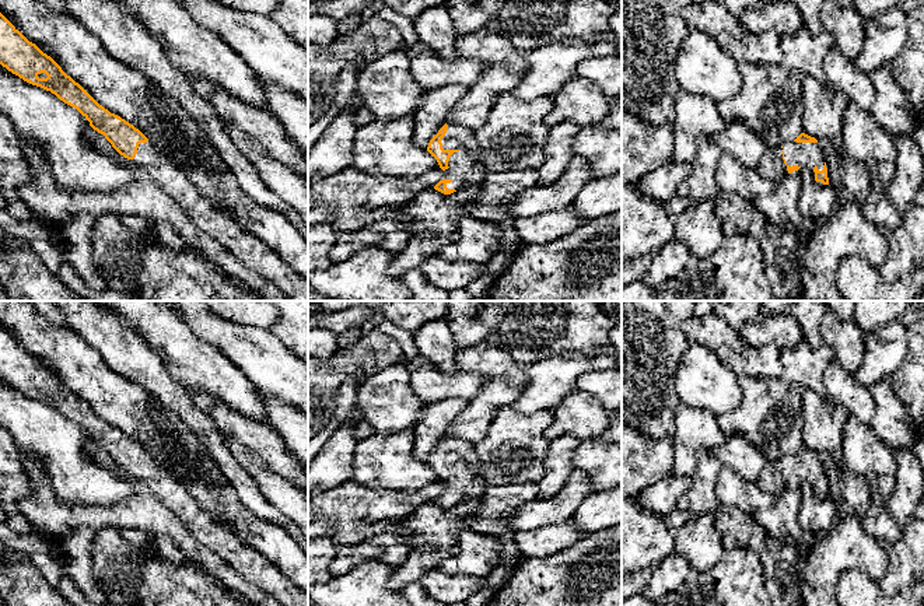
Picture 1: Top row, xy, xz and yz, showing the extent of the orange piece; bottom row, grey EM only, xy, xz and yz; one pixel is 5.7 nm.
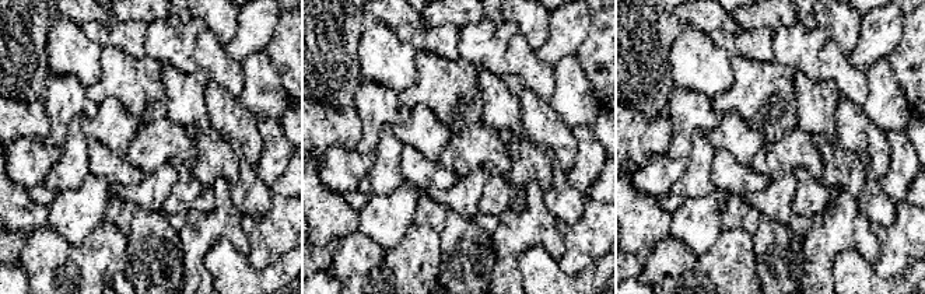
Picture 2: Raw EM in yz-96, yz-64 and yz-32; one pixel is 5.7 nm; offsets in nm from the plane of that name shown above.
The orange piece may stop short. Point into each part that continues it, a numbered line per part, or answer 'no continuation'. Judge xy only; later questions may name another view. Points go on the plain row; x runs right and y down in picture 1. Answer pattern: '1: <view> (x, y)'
1: xy (262, 574)

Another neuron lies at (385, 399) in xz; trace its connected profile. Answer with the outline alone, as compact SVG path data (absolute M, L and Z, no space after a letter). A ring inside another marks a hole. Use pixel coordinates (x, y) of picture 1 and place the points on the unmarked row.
M405 362L360 378L354 407L375 434L412 428L419 421L424 406L412 390Z

